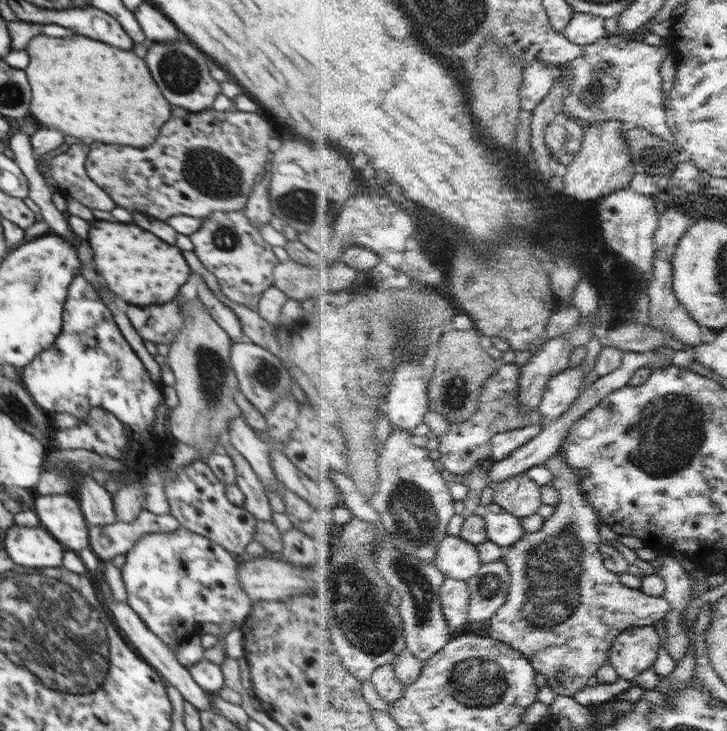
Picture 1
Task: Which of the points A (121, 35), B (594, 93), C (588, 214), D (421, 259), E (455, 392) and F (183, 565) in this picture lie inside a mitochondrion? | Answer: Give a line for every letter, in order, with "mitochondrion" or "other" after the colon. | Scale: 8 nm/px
A: other
B: mitochondrion
C: other
D: other
E: mitochondrion
F: other

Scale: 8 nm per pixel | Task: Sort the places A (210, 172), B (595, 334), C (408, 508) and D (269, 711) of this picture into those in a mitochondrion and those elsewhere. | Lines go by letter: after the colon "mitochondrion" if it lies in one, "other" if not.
A: mitochondrion
B: other
C: mitochondrion
D: other

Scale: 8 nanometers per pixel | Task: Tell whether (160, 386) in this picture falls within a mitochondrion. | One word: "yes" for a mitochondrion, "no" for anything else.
no

